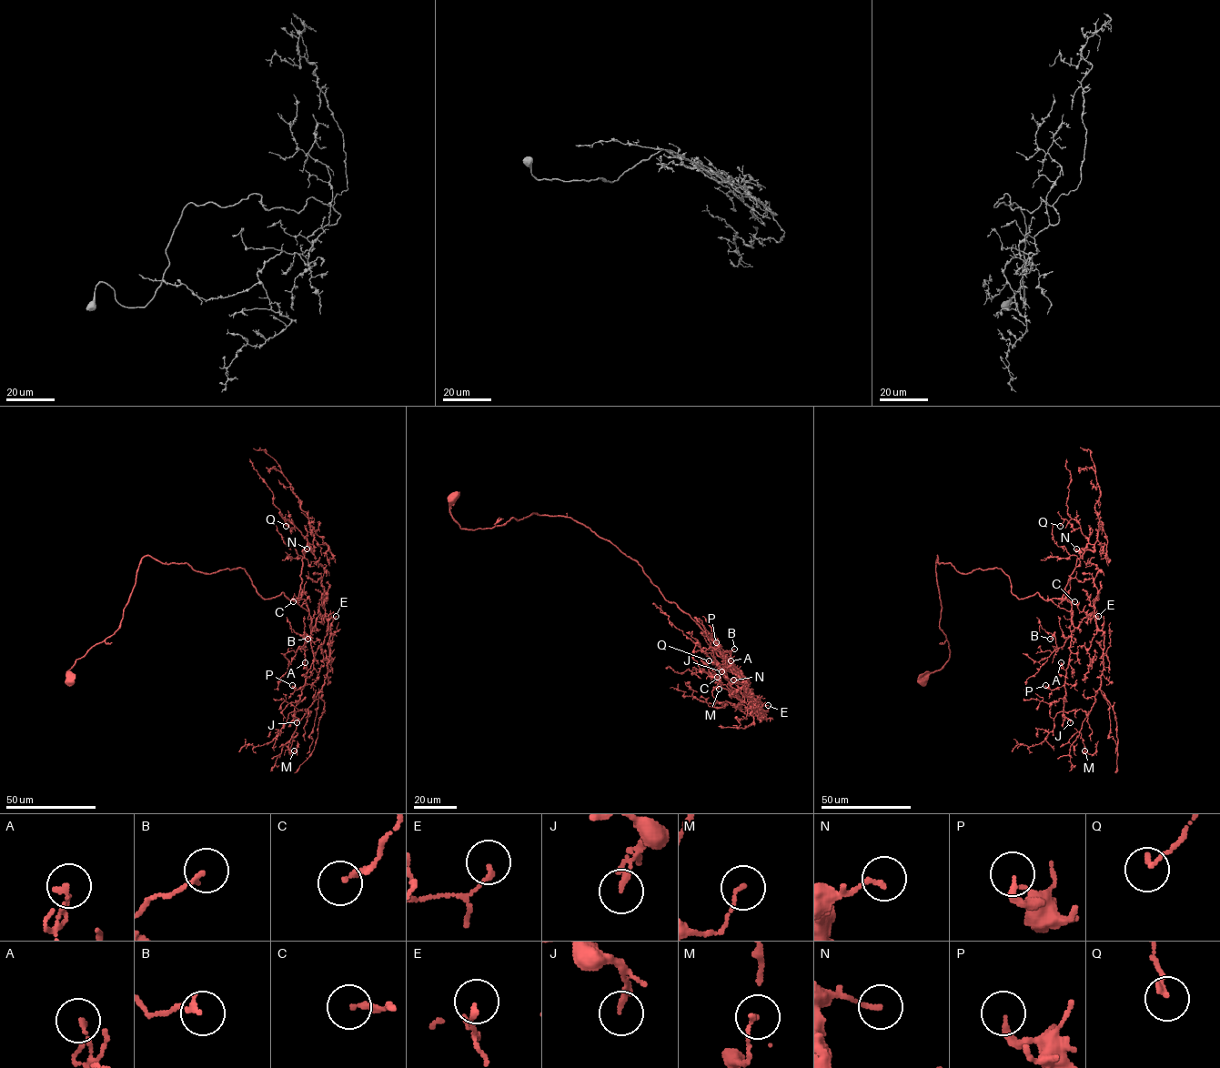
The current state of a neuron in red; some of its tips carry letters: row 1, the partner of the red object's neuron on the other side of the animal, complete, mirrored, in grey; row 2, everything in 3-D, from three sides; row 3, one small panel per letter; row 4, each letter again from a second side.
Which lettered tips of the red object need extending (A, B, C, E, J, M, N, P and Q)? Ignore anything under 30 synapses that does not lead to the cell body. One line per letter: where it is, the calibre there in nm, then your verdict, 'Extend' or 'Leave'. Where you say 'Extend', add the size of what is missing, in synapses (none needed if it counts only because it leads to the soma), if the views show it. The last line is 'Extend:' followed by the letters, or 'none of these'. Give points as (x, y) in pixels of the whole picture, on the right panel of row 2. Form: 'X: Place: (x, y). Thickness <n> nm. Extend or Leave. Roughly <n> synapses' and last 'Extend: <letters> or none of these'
A: Place: (1061, 662). Thickness 160 nm. Leave
B: Place: (1050, 639). Thickness 160 nm. Leave
C: Place: (1074, 601). Thickness 150 nm. Leave
E: Place: (1098, 616). Thickness 150 nm. Leave
J: Place: (1070, 722). Thickness 190 nm. Leave
M: Place: (1084, 750). Thickness 120 nm. Leave
N: Place: (1076, 549). Thickness 150 nm. Leave
P: Place: (1045, 685). Thickness 240 nm. Leave
Q: Place: (1060, 526). Thickness 150 nm. Leave
Extend: none of these

